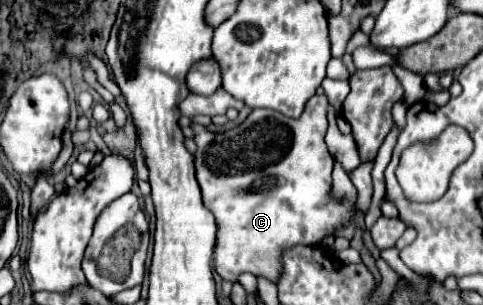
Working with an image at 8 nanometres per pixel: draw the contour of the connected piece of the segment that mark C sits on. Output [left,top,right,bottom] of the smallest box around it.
[193,95,355,281]

